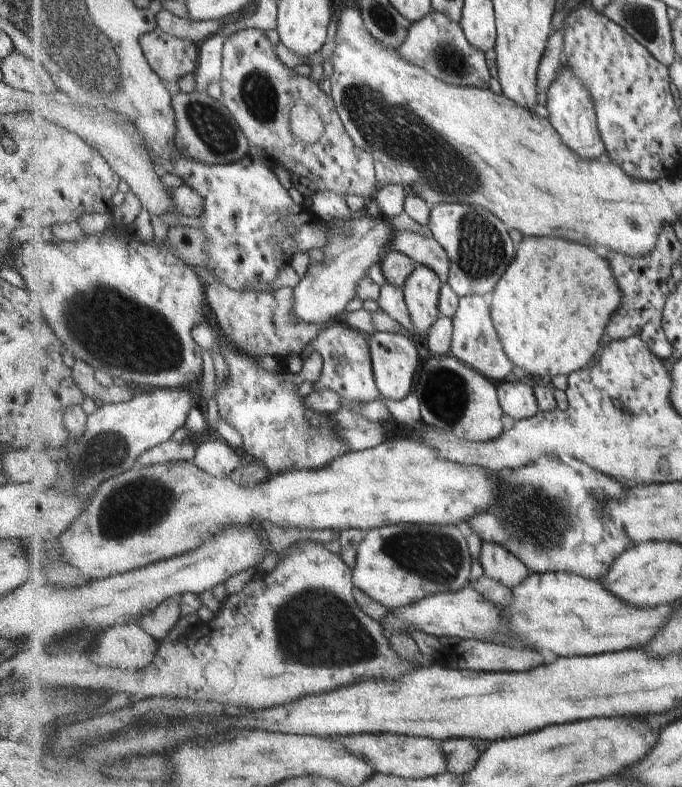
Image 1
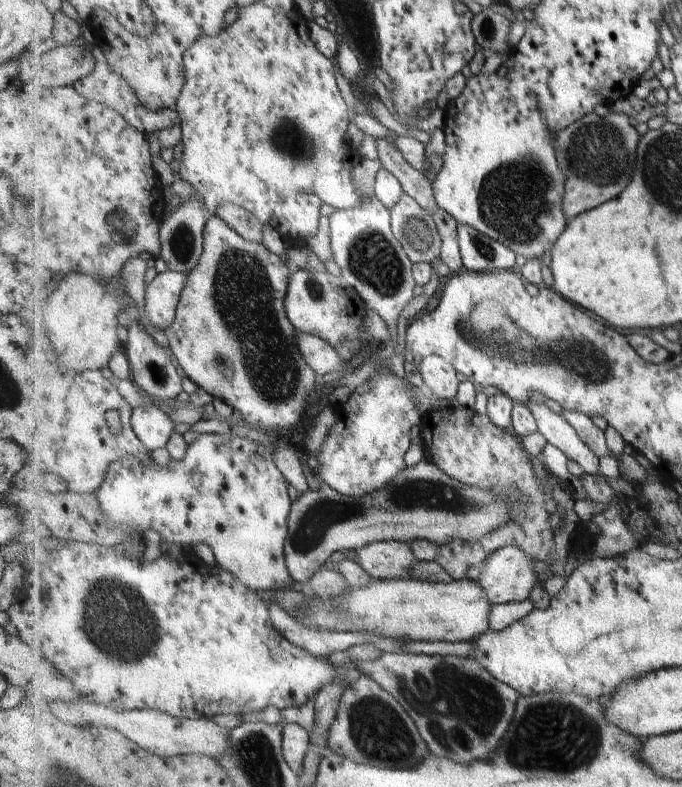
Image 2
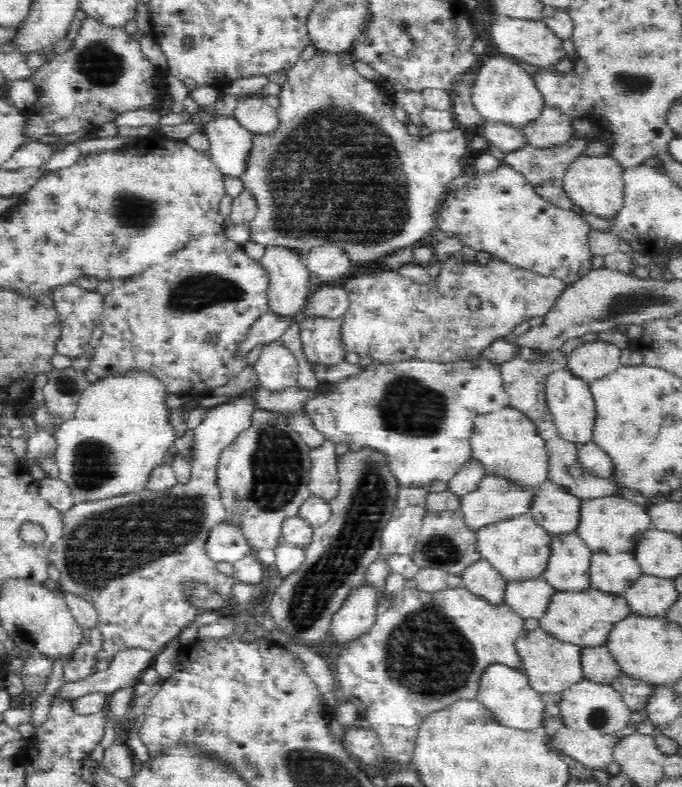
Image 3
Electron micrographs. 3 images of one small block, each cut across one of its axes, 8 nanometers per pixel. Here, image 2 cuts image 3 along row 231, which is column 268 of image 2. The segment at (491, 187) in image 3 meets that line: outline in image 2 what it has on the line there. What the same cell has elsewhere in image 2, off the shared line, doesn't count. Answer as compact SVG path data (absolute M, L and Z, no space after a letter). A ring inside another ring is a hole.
M230 432L229 434L200 434L200 436L188 446L188 452L186 458L181 461L170 460L167 468L161 468L157 466L155 462L150 463L150 466L143 467L143 464L139 462L137 458L128 457L116 461L107 472L106 478L102 483L102 486L95 492L96 498L99 502L99 508L103 512L102 520L109 522L109 524L129 526L131 530L135 528L139 533L155 531L163 542L169 542L179 545L185 551L189 551L192 544L197 542L205 543L211 548L215 560L219 565L226 569L228 572L235 574L246 586L249 586L255 591L275 591L283 589L291 589L294 584L294 579L290 576L286 564L286 541L290 536L290 515L292 512L293 500L289 496L290 483L285 479L282 471L279 470L275 463L274 455L277 449L275 444L259 444L255 440L249 440L249 438L241 438L237 434Z

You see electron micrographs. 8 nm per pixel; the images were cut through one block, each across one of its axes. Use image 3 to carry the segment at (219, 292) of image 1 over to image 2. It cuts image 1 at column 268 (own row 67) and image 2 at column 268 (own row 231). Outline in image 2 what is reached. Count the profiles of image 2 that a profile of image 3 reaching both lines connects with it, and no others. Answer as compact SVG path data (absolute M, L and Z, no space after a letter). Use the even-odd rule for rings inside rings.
M210 216L204 227L204 250L201 259L197 267L188 274L189 278L182 291L176 322L174 326L171 326L171 329L166 332L175 361L181 366L187 377L195 385L205 390L208 394L211 394L211 396L231 405L233 410L239 411L243 417L243 423L248 427L261 429L266 433L281 437L290 435L291 432L297 428L297 424L301 422L301 418L303 418L303 414L305 414L305 410L307 410L309 394L313 392L315 382L319 379L313 371L313 368L307 364L306 359L301 355L296 338L295 326L291 323L287 315L286 295L292 270L293 268L289 268L281 256L275 256L273 252L266 250L263 244L246 240L242 235L239 235L233 227L229 227L219 216Z

